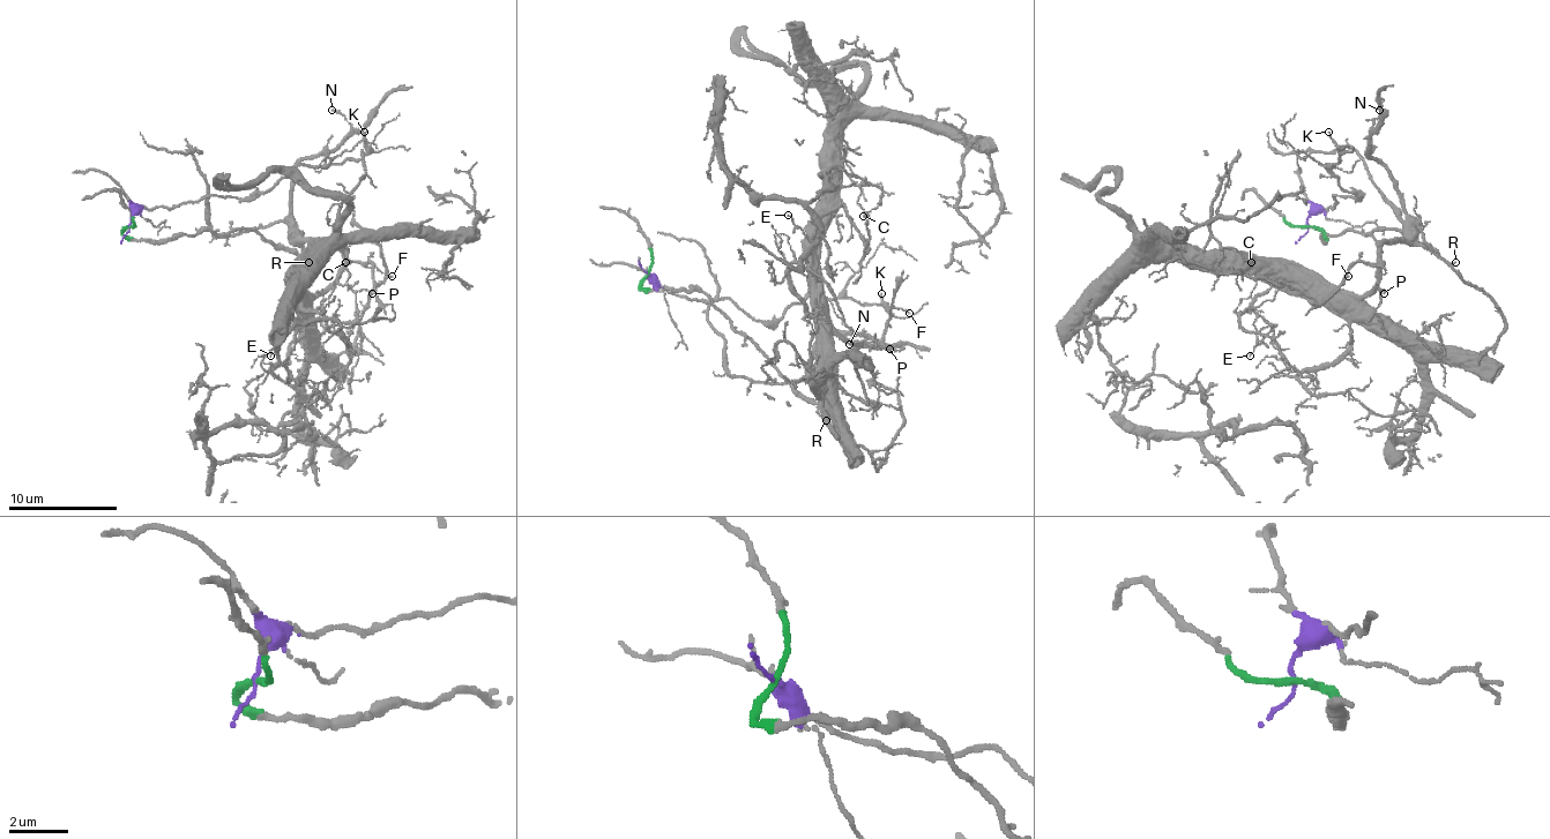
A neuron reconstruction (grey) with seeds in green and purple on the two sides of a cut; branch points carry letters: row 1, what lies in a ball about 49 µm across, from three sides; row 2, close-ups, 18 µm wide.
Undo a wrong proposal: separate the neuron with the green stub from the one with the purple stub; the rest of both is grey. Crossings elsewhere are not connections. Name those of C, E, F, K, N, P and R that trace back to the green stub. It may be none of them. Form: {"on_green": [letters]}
{"on_green": ["C", "E", "F", "N", "P", "R"]}

